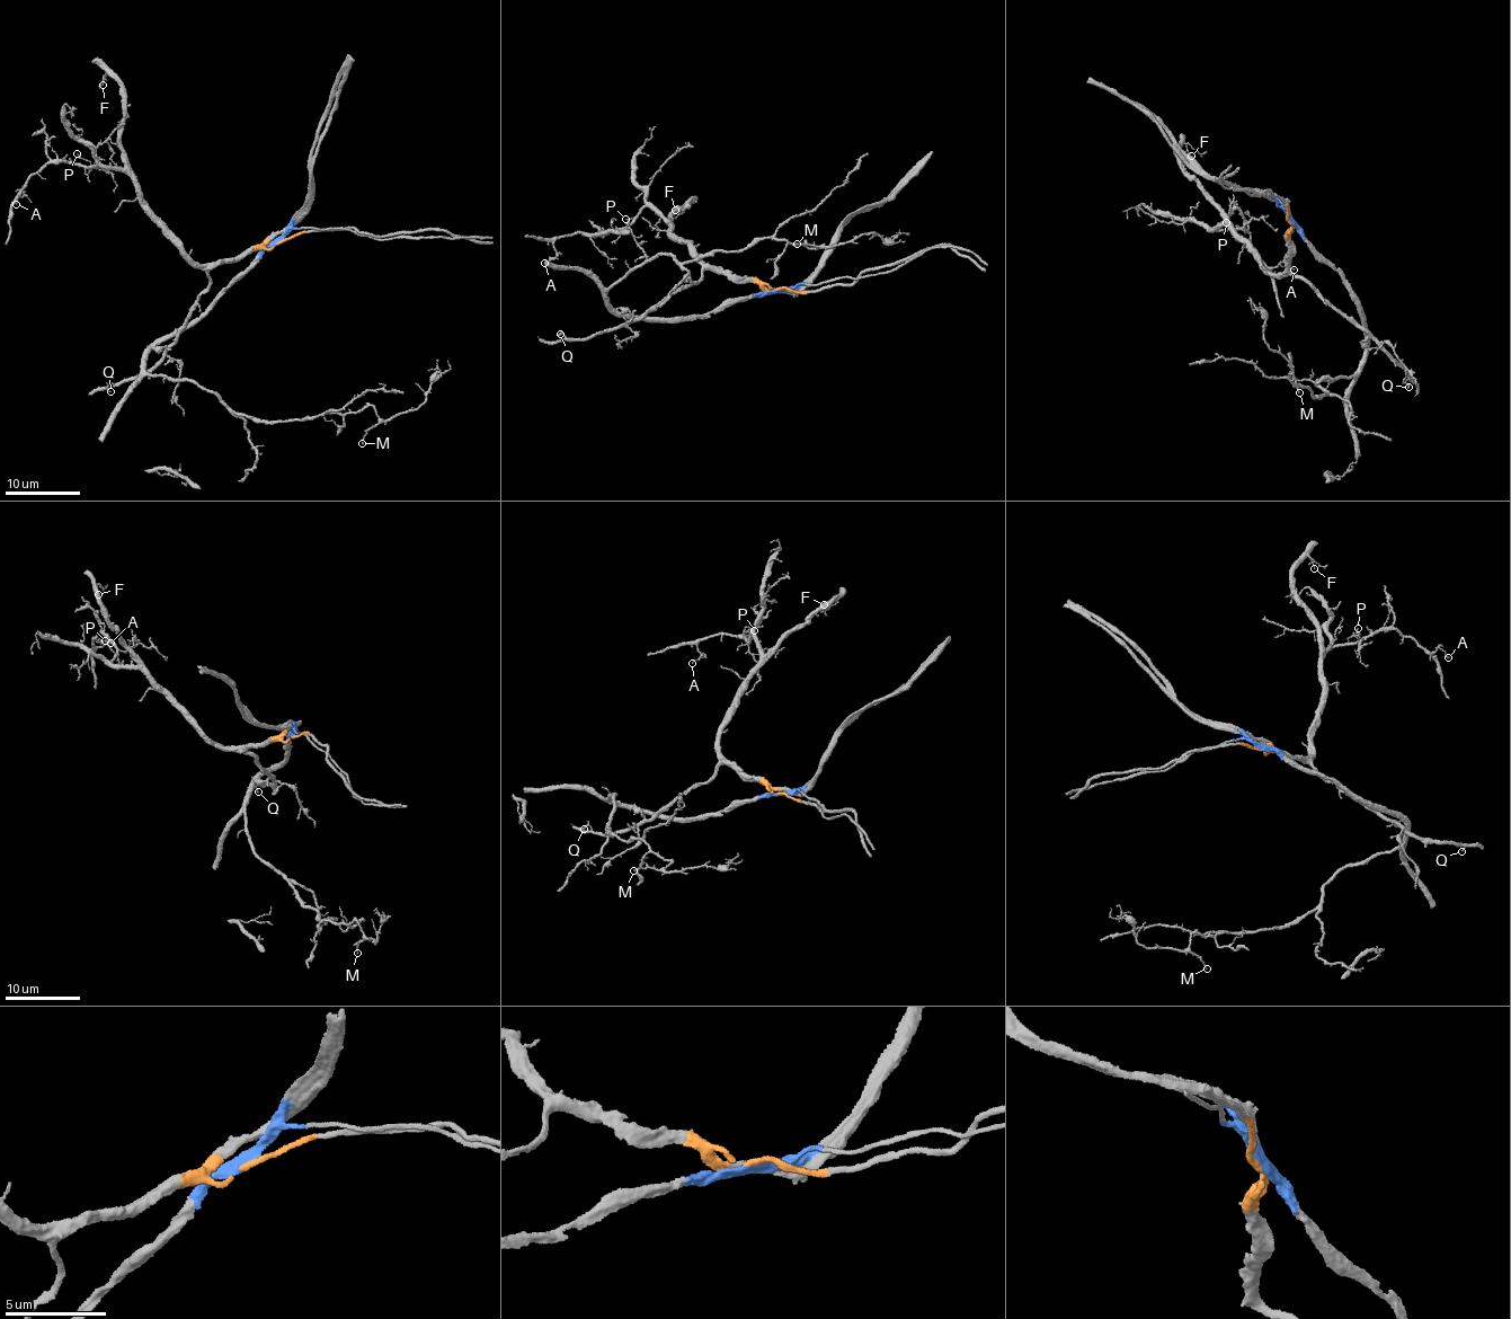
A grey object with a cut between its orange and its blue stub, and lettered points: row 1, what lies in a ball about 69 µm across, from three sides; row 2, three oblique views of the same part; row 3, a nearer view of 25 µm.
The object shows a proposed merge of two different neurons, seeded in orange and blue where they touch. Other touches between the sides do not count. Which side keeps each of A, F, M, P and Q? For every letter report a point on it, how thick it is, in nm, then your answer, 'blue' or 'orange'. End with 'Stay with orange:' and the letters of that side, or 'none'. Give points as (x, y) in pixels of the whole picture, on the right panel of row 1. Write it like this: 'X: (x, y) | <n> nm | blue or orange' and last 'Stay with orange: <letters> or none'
A: (1294, 270) | 100 nm | orange
F: (1191, 156) | 80 nm | orange
M: (1299, 392) | 110 nm | blue
P: (1226, 222) | 110 nm | orange
Q: (1409, 387) | 130 nm | orange
Stay with orange: A, F, P, Q

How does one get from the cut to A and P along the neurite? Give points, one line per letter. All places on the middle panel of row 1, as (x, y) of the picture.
A: (779, 289), (718, 274), (646, 205), (629, 226), (590, 235), (571, 233), (556, 240), (557, 254), (544, 264)
P: (779, 289), (718, 274), (687, 241), (673, 233), (674, 228), (646, 205), (637, 217), (625, 219)

